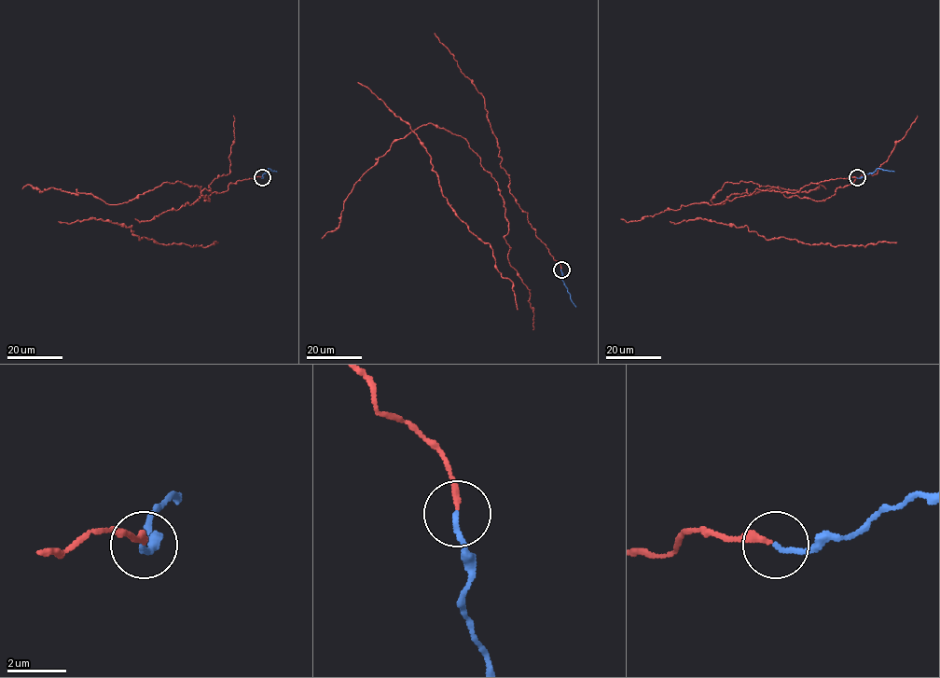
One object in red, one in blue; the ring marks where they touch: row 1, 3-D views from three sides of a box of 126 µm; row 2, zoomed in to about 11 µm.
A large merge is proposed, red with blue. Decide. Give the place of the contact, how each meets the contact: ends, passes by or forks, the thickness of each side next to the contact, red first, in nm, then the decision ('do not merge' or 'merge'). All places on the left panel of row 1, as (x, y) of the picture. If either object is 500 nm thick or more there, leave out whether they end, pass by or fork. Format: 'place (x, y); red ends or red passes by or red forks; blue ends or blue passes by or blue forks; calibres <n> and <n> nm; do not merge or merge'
place (262, 177); red ends; blue ends; calibres 240 and 170 nm; merge

